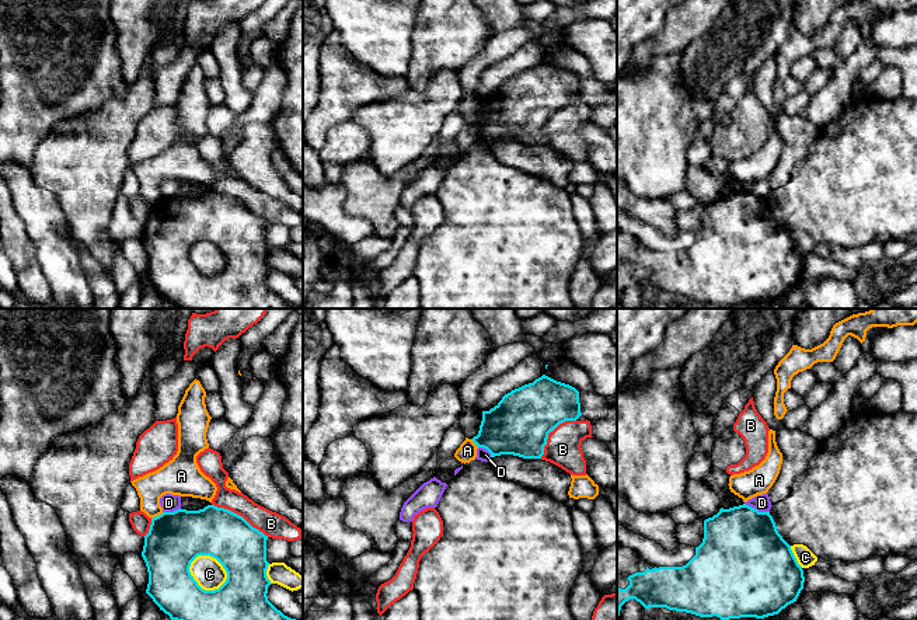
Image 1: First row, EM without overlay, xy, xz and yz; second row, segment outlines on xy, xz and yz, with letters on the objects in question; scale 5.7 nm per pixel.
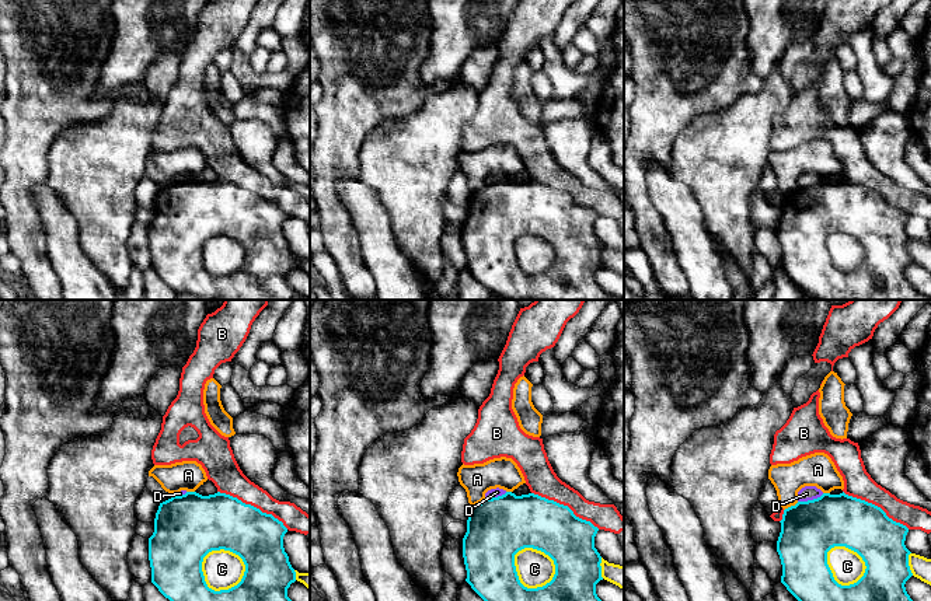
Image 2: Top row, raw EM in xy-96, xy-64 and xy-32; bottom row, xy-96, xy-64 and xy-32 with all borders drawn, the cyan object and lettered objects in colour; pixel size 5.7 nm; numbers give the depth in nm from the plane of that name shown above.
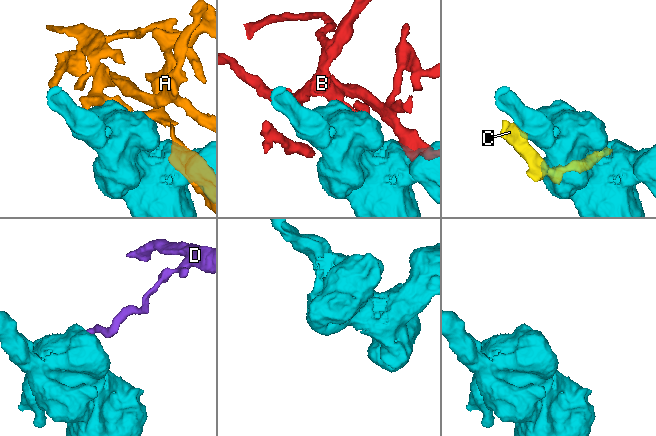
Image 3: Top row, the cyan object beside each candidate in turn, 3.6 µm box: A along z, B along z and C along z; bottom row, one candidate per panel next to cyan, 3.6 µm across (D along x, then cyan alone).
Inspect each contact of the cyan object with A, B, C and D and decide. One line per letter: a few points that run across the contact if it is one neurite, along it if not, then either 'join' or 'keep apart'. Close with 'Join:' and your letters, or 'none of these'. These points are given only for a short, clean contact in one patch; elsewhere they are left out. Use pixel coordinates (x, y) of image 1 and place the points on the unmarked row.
A: keep apart
B: keep apart
C: keep apart
D: line yz (745, 188), (759, 197), (769, 198); keep apart
Join: none of these

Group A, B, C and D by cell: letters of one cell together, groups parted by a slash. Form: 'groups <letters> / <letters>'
groups A / B / C / D

